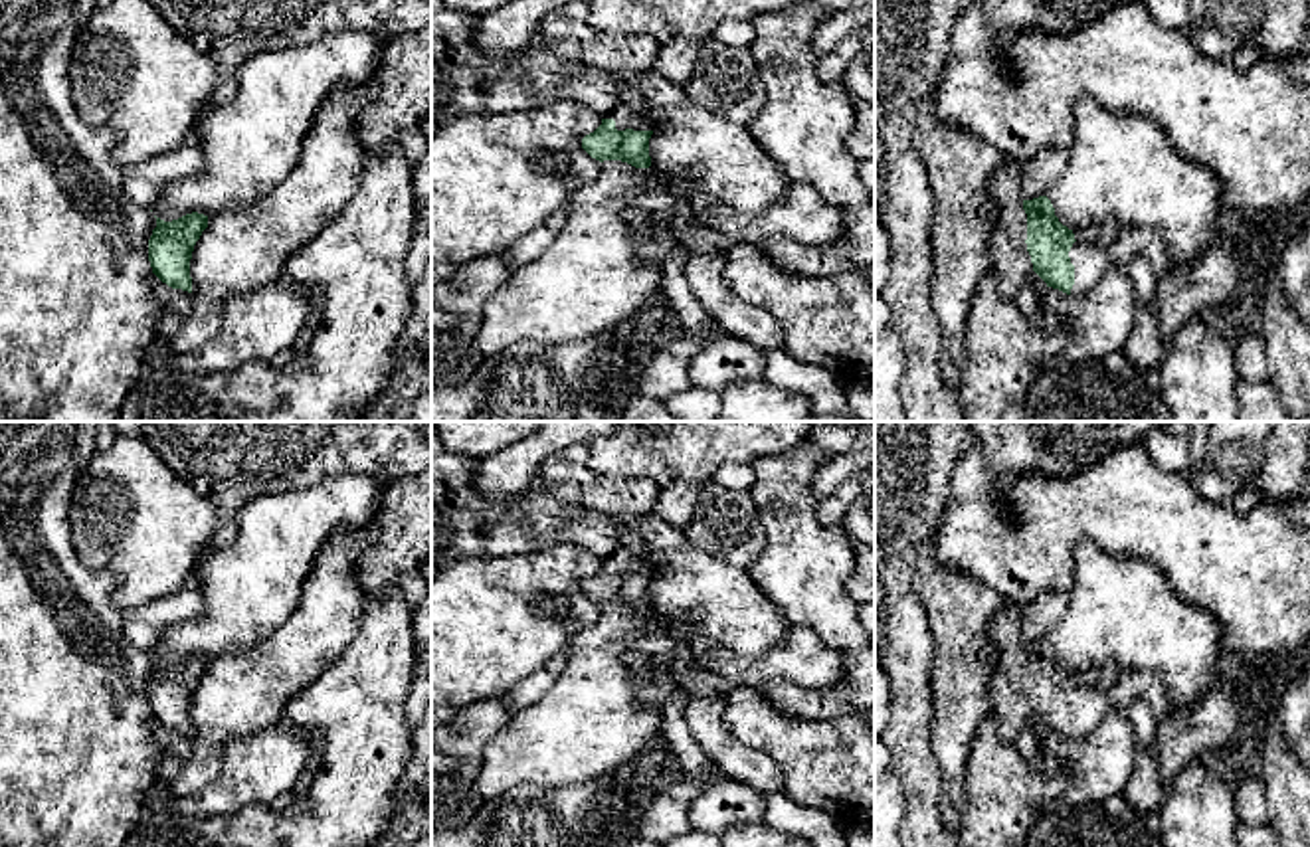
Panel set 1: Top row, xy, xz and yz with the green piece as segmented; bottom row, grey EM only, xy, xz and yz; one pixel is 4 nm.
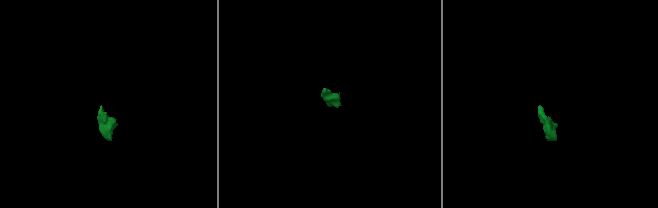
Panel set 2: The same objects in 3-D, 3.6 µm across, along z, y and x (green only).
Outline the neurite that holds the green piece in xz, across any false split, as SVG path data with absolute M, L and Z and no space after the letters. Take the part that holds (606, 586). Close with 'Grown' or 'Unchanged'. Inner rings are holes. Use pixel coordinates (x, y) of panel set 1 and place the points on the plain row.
M431 422L431 578L443 564L467 556L509 556L568 544L602 560L602 568L582 582L592 602L651 610L653 560L623 548L611 517L550 497L538 475L522 497L481 497L473 489L477 465L477 457L445 447Z. Grown

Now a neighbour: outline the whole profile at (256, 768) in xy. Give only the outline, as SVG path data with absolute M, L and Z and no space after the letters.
M281 718L275 726L230 740L220 776L194 798L176 798L166 782L146 790L148 809L192 813L200 819L232 815L249 805L267 807L277 796L291 794L319 738Z

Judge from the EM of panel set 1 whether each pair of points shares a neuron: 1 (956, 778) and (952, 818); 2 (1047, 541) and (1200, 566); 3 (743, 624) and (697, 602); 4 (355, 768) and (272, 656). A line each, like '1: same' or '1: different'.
1: same
2: same
3: same
4: different

